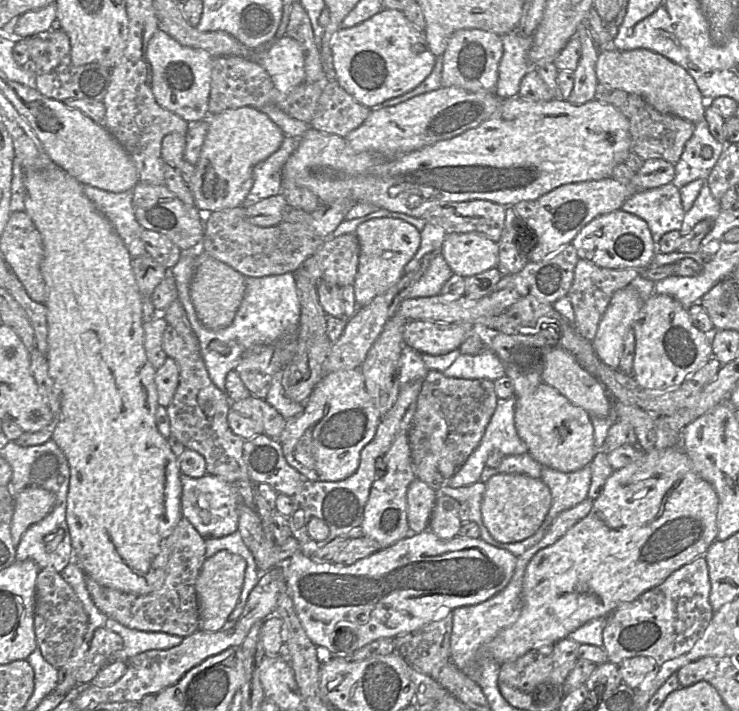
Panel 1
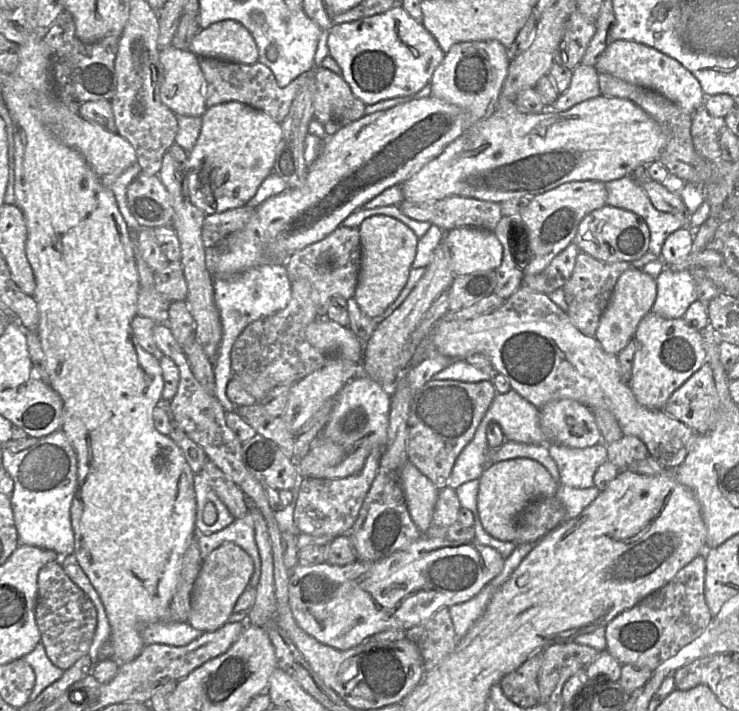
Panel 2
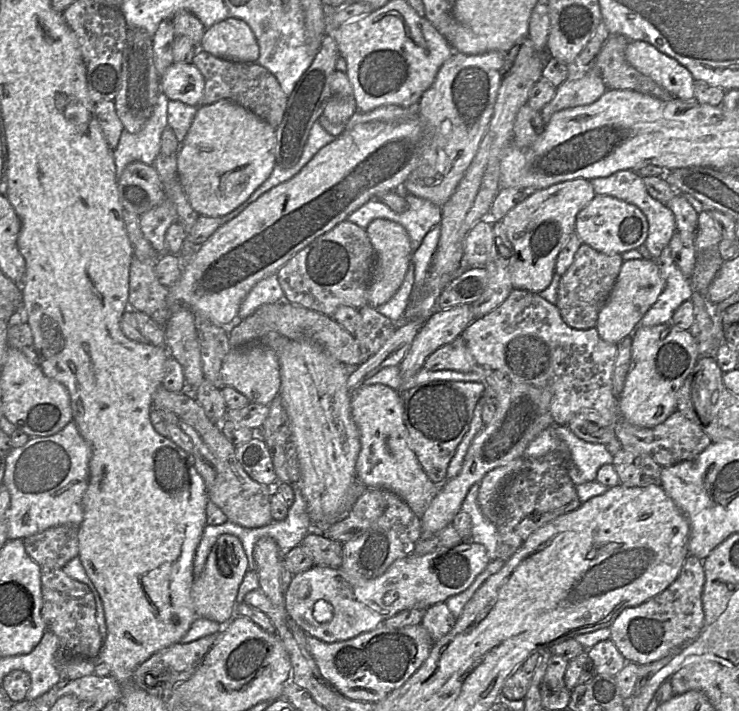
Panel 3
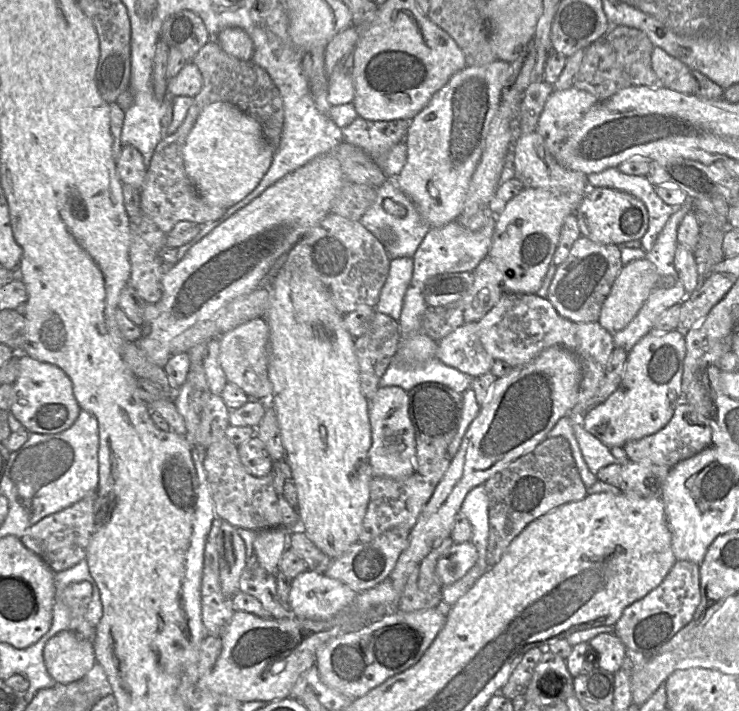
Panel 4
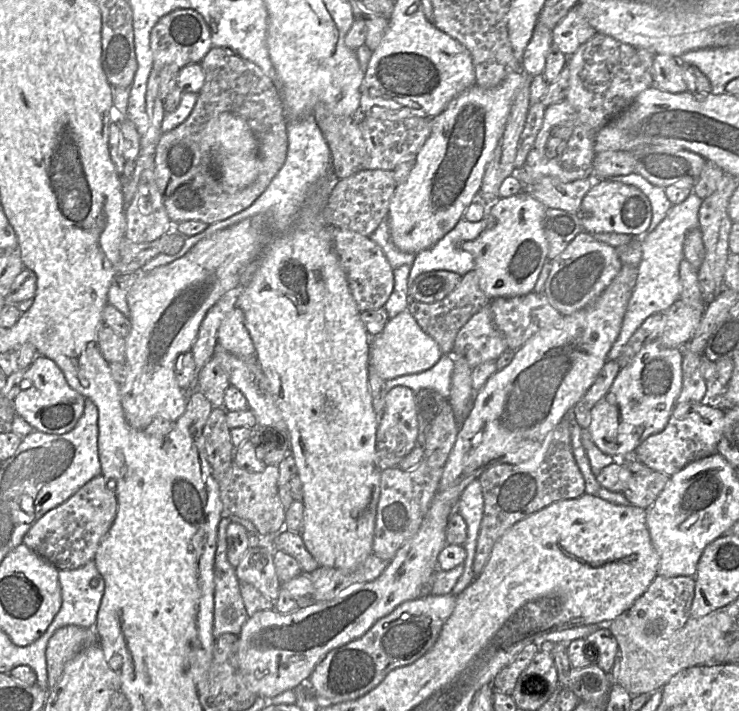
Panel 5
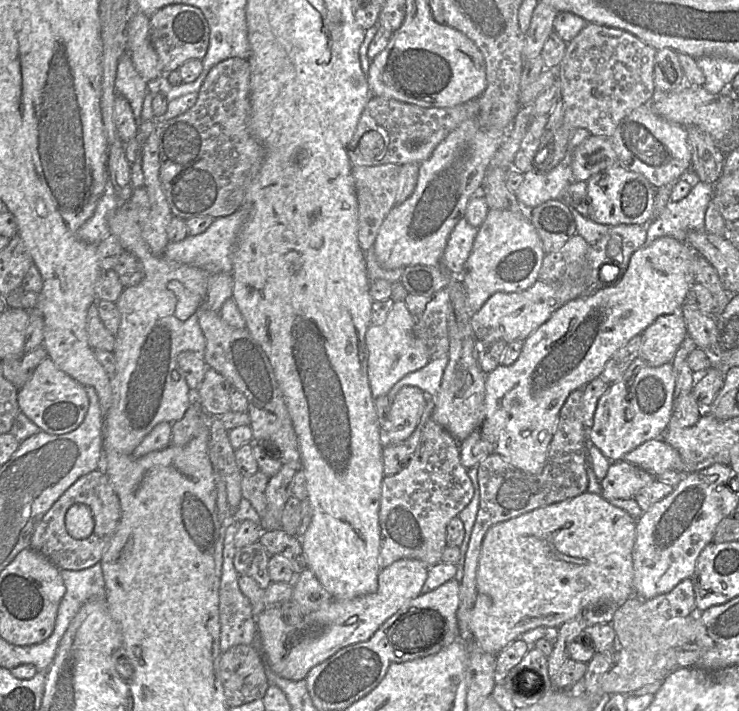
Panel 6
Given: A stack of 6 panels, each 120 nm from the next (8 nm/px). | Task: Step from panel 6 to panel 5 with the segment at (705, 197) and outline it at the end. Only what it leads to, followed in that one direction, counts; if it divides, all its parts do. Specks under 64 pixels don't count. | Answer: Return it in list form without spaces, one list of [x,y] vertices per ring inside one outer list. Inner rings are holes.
[[[692,191],[683,202],[672,204],[665,218],[641,239],[642,257],[638,266],[636,286],[623,317],[620,333],[608,353],[608,360],[617,360],[621,356],[631,336],[647,318],[656,313],[664,313],[680,300],[679,265],[684,259],[684,238],[690,229],[699,227],[698,214],[702,202],[703,200]]]

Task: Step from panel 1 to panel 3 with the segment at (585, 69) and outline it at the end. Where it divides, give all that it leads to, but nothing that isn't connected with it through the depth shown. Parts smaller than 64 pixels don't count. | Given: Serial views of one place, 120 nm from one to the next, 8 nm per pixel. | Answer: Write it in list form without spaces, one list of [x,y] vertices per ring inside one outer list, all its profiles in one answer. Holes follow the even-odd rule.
[[[589,71],[577,80],[566,80],[556,88],[554,97],[541,110],[544,126],[554,113],[591,104],[598,100],[606,90],[607,87],[596,71]]]

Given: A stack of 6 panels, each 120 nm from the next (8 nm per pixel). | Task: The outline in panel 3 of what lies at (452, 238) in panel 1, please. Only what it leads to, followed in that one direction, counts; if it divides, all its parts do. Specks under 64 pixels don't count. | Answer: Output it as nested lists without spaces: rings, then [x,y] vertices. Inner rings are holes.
[[[484,220],[476,222],[465,238],[461,268],[485,267],[493,243],[492,224]]]

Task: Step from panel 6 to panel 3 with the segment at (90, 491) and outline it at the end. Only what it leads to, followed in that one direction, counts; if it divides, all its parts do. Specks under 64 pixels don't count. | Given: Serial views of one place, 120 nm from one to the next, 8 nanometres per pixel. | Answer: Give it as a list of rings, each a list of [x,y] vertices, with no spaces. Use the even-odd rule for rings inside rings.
[[[61,525],[23,539],[28,556],[43,569],[62,569],[71,559],[78,557],[78,528]]]

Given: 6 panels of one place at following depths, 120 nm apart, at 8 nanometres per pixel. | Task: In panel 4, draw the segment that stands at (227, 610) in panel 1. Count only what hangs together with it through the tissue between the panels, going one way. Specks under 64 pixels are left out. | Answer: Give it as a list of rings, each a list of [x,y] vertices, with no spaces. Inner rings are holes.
[[[223,521],[216,537],[221,590],[231,598],[239,588],[239,579],[247,564],[245,544],[236,528]]]

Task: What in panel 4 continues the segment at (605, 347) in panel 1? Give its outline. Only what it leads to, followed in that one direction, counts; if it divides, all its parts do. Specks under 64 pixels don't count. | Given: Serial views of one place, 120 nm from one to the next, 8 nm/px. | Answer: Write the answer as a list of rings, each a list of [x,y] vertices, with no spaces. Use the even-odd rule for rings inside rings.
[[[647,258],[624,265],[602,305],[599,324],[611,334],[624,329],[641,309],[655,287],[671,288],[674,284],[673,277],[661,277],[654,264]]]

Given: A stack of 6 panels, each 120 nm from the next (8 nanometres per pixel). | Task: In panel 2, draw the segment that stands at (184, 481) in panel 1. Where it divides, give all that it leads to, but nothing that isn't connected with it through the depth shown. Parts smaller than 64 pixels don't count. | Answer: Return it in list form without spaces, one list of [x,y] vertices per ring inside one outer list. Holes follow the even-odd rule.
[[[201,474],[194,475],[196,495],[195,529],[197,535],[209,535],[218,532],[233,521],[234,517],[219,499],[214,490]]]

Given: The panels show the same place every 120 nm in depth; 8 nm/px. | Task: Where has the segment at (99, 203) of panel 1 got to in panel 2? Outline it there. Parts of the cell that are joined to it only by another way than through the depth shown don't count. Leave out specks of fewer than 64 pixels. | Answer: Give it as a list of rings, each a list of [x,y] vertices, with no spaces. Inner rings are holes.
[[[136,162],[120,175],[106,175],[101,178],[102,184],[113,192],[119,211],[132,234],[138,233],[141,228],[129,210],[126,191],[128,185],[140,173],[141,167]]]

